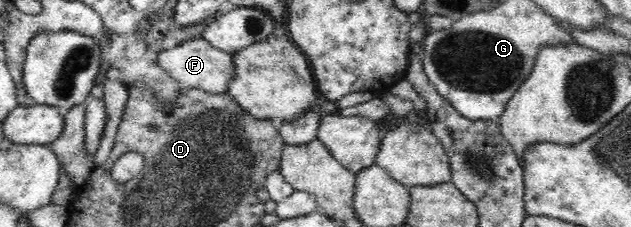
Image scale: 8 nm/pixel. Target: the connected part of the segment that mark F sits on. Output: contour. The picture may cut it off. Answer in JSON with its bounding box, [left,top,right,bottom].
[156,36,234,93]

